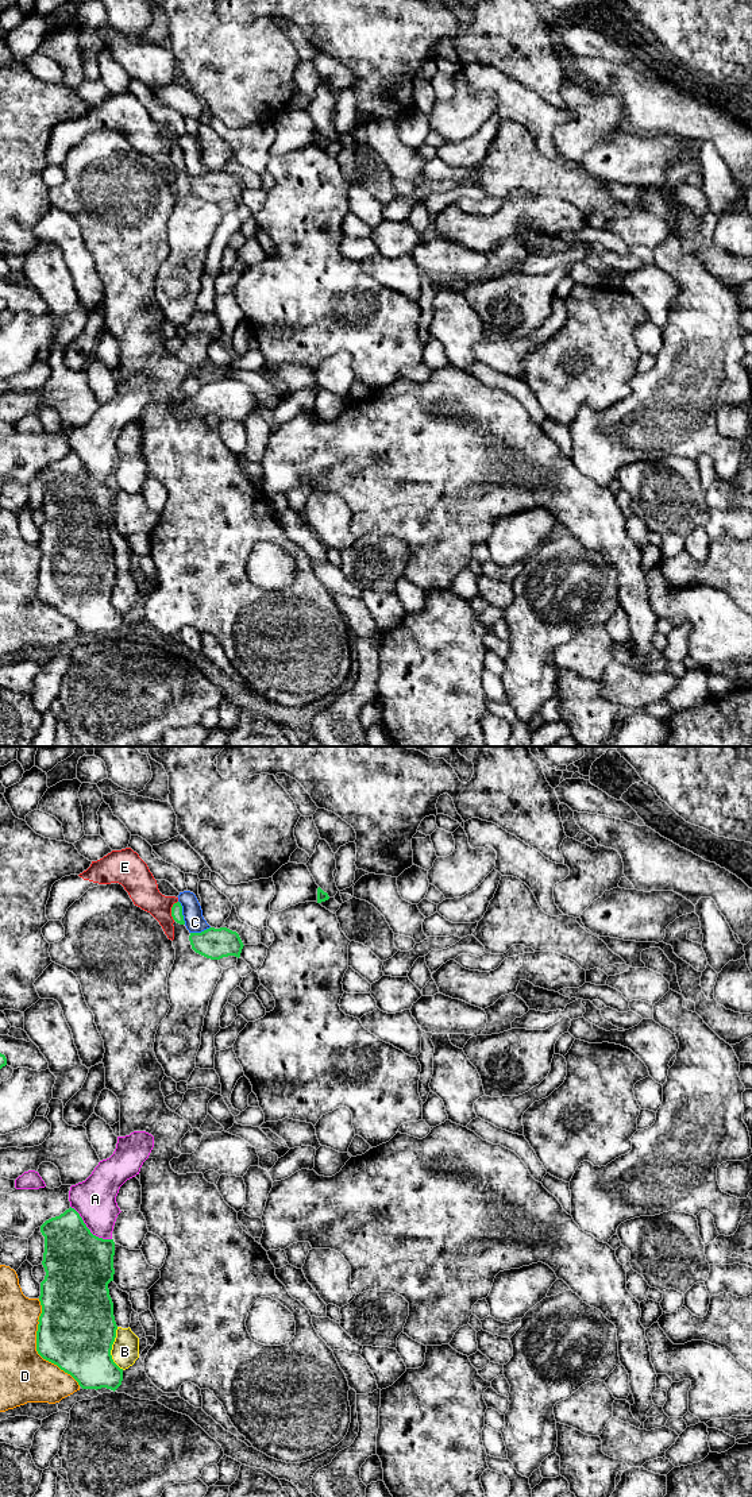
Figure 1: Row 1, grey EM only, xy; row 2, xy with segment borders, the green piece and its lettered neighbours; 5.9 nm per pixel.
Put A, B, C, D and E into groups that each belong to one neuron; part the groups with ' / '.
A / B / C E / D

